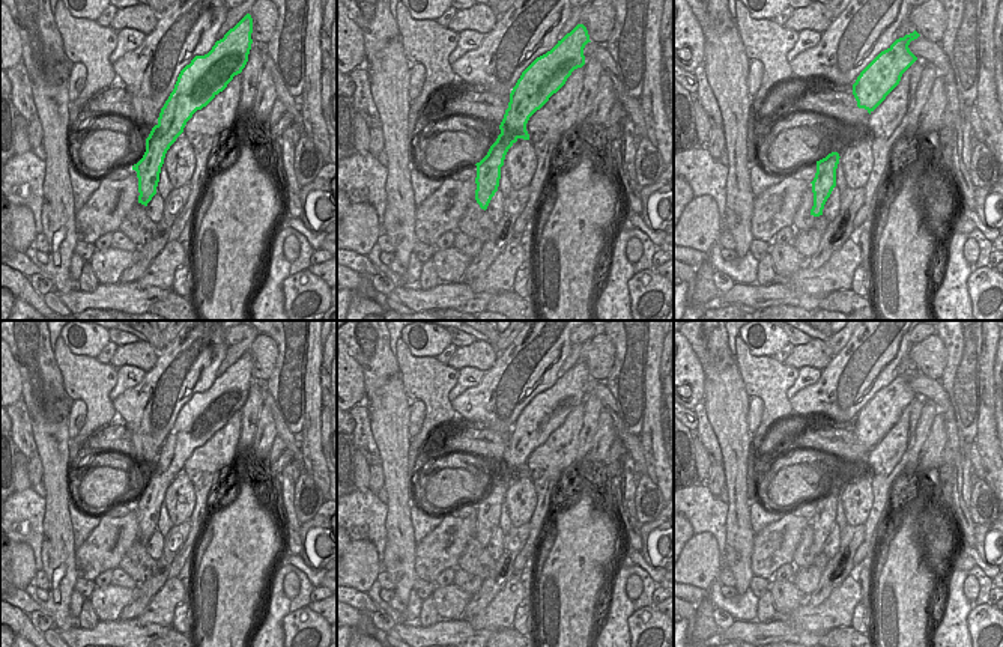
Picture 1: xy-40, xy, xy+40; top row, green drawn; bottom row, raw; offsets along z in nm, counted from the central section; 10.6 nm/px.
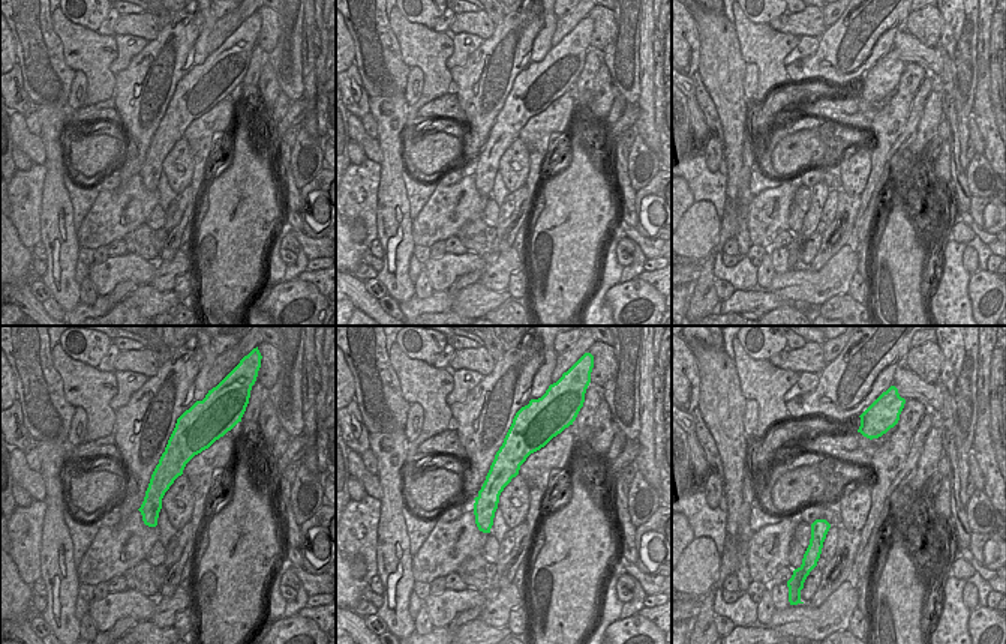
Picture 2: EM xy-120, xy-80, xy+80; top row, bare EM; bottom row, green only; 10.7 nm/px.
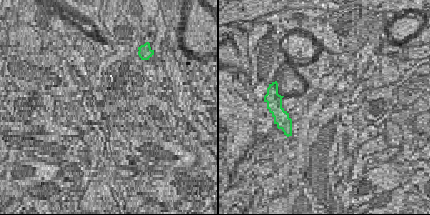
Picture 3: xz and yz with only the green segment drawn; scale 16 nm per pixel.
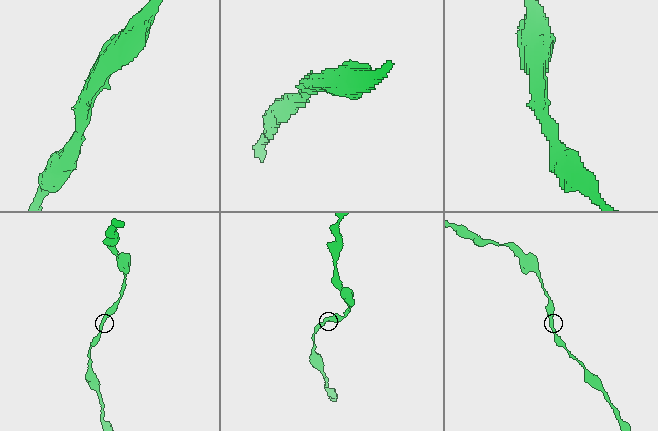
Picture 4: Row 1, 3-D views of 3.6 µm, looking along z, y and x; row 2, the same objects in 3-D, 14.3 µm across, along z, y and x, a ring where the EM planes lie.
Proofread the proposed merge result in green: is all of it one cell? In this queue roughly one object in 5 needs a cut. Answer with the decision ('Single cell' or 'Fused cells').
Single cell

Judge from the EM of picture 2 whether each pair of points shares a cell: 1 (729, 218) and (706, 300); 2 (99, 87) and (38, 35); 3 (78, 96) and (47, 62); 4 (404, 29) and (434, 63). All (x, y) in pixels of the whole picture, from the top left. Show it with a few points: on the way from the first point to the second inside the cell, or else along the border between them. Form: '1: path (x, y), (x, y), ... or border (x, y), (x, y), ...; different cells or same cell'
1: path (721, 239), (708, 261), (706, 279); same cell
2: border (51, 24), (62, 44), (63, 60), (74, 71); different cells
3: border (75, 71), (66, 104); different cells
4: path (413, 38), (429, 54); same cell

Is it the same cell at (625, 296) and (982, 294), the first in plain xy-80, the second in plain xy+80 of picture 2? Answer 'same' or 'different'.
same

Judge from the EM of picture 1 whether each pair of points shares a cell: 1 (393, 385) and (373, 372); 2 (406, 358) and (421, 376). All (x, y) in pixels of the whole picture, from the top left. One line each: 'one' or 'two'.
1: two
2: one

